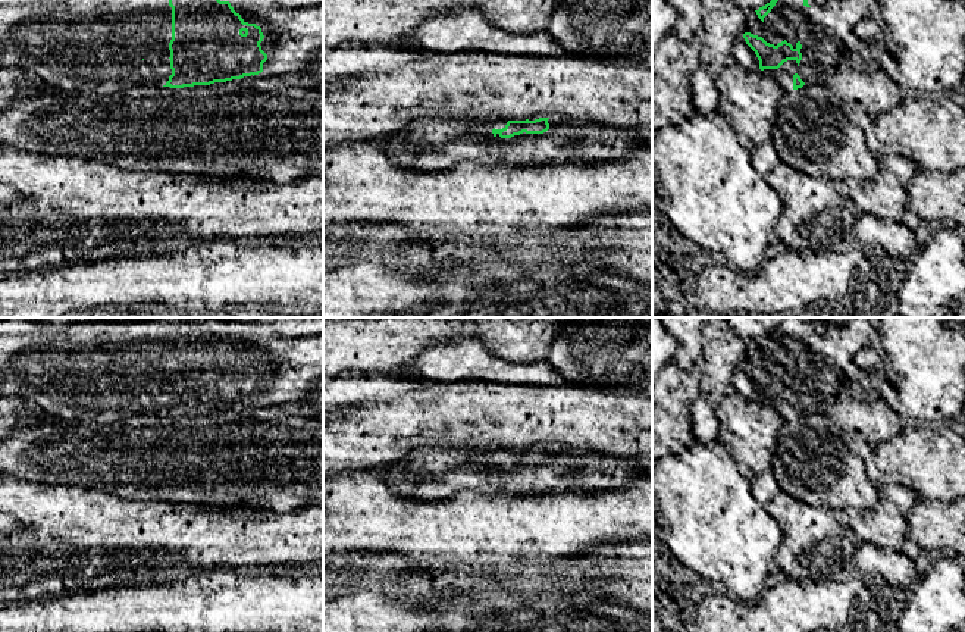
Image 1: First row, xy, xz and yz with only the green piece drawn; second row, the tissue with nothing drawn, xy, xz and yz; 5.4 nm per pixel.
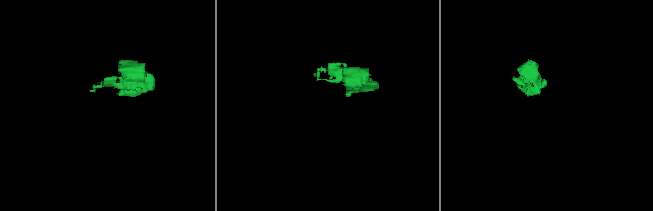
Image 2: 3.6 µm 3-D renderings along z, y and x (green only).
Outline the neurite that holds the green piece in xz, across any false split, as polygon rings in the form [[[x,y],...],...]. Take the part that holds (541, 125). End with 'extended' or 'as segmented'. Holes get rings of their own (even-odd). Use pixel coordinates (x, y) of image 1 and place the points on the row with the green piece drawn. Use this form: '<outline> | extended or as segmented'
[[[539,118],[535,121],[504,121],[491,119],[494,137],[499,135],[501,138],[511,138],[514,135],[526,134],[543,134],[549,129],[549,118]]] | extended

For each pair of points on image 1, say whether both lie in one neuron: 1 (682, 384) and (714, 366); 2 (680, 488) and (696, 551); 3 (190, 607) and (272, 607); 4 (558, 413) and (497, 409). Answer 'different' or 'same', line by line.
1: different
2: same
3: same
4: same

